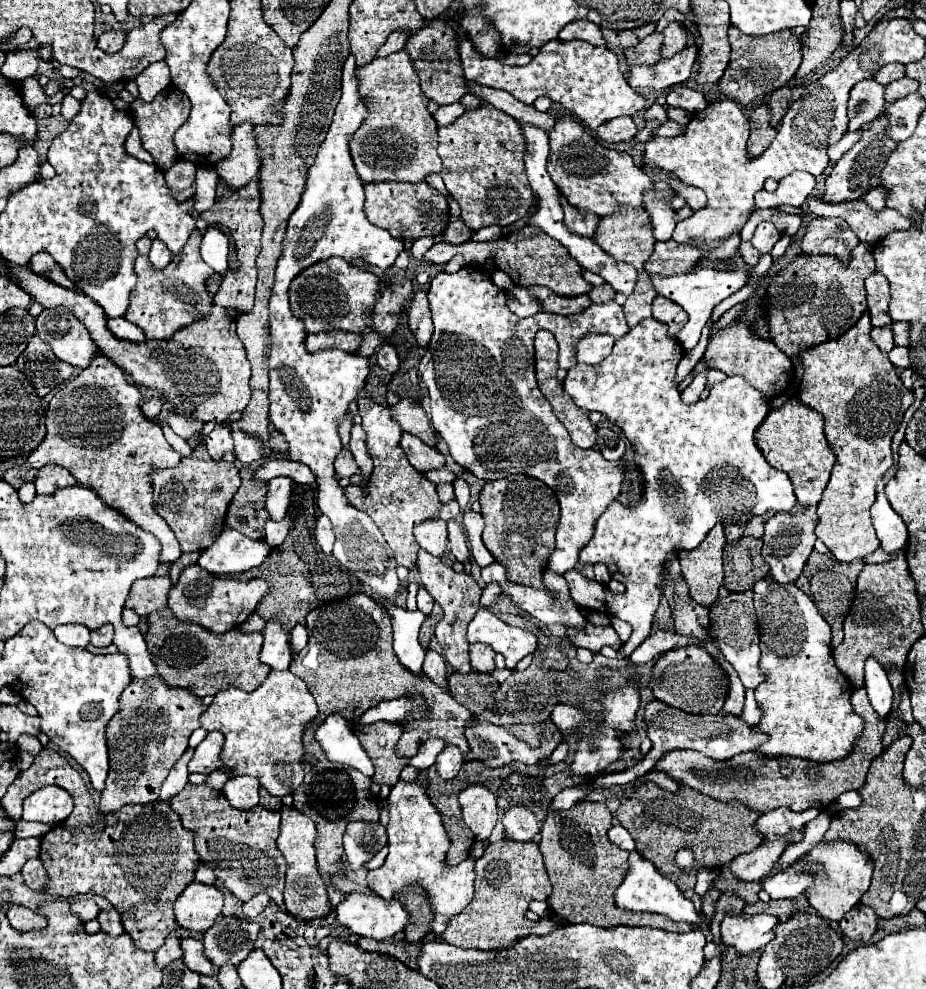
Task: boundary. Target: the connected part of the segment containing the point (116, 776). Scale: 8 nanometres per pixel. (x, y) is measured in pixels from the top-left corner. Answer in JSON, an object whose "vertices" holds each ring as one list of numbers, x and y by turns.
{"vertices":[[160,674,132,682,120,694,120,708,106,728,110,774,102,792,100,808,118,810,124,804,150,804,160,796,160,786,170,768,188,748,190,734,200,728,200,714,206,704,188,688,170,686]]}

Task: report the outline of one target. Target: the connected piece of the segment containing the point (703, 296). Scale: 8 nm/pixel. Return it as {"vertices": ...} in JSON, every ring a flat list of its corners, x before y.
{"vertices":[[702,266,694,274,678,274,678,276,670,276,670,278,652,276,652,284,654,284,656,292,666,296,666,298,670,298,678,306,682,306,682,310,690,316,688,324,676,336,684,350,692,350,698,344,702,328,706,326,714,306,720,304,724,298,732,296,736,290,740,290,746,284,746,280,748,280,748,270,744,270,744,268,738,268,738,270,716,270,716,268,710,268,710,266,706,266,706,268]]}

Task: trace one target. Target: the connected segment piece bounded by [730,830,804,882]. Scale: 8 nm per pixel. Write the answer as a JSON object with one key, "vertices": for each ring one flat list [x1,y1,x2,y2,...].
{"vertices":[[790,830,790,834,778,838,778,840,764,840,756,850,742,854,732,860,730,870,746,882,752,880,762,880,764,876,770,874,772,866,780,860,782,852,790,846,796,844,804,838,804,830]]}

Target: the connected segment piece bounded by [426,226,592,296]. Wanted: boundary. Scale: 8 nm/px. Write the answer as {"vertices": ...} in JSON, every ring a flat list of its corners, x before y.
{"vertices":[[524,226,520,230,512,230,506,236,500,236,494,242,464,242,458,246,438,242,438,246,432,246,430,252,426,252,426,260,434,264,444,264,452,256,462,254,468,266,482,266,488,258,496,262,496,268,504,270,514,284,518,286,546,286,554,290,558,296,578,296,584,292,592,290,592,284,588,284,582,274,578,262,568,254,568,250,554,238,550,238,546,232,534,228,534,226]]}

